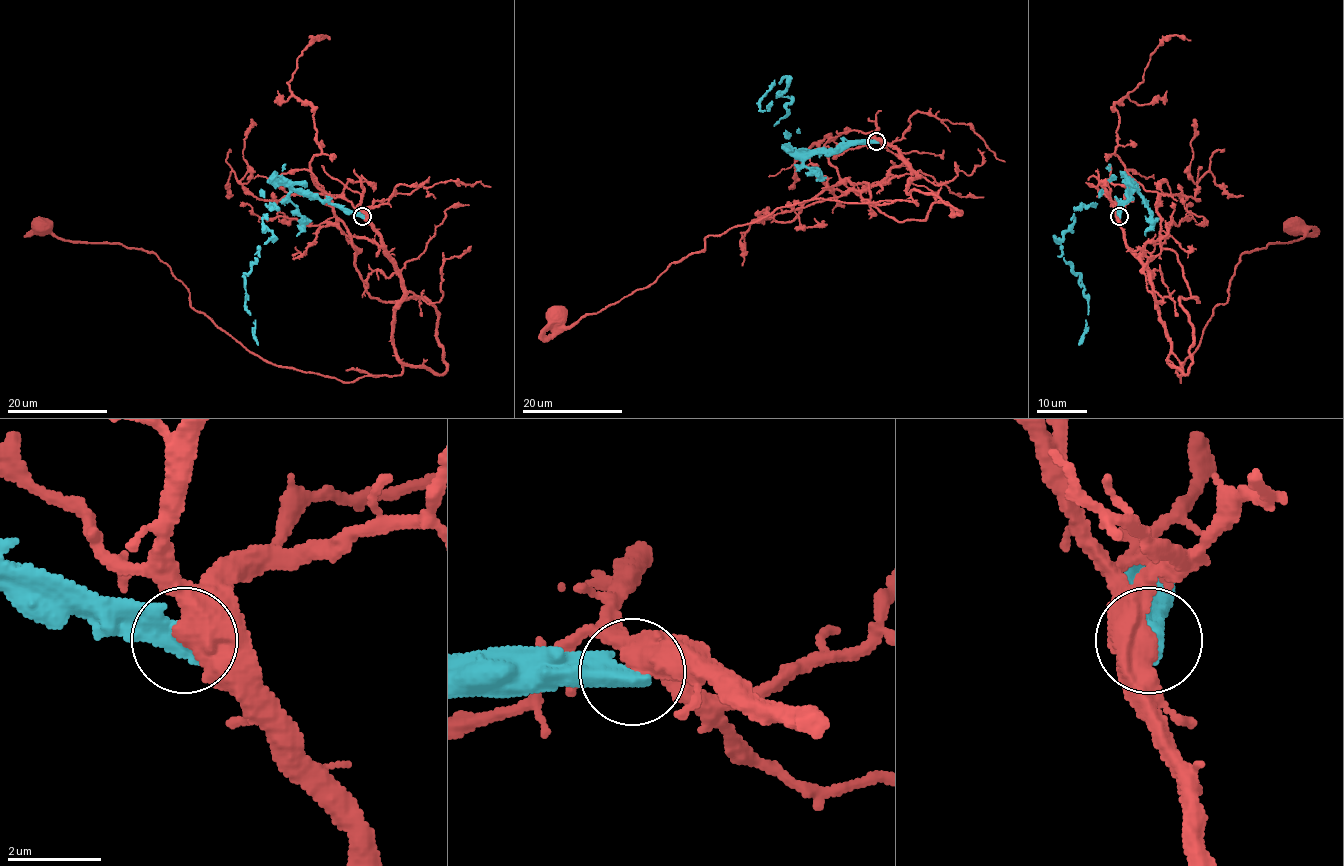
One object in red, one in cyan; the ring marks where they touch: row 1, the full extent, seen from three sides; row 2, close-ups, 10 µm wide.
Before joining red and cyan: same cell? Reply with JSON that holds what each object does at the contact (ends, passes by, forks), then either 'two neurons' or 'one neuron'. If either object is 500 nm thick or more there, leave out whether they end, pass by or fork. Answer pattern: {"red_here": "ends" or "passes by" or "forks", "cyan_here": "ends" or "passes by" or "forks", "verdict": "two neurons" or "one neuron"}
{"verdict": "two neurons"}

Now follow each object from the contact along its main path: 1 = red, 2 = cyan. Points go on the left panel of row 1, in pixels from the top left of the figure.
1: (362, 216), (399, 272), (402, 373), (352, 381), (266, 363), (194, 310), (155, 254), (41, 226)
2: (362, 216), (304, 196), (278, 175), (261, 188), (276, 207), (263, 219), (273, 236), (245, 276), (258, 345)

